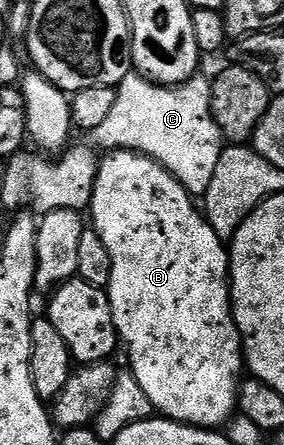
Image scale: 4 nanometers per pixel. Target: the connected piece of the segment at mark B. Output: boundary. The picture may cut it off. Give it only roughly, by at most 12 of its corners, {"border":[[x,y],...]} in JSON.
{"border":[[100,159],[90,223],[129,371],[222,429],[245,368],[228,245],[156,160]]}

